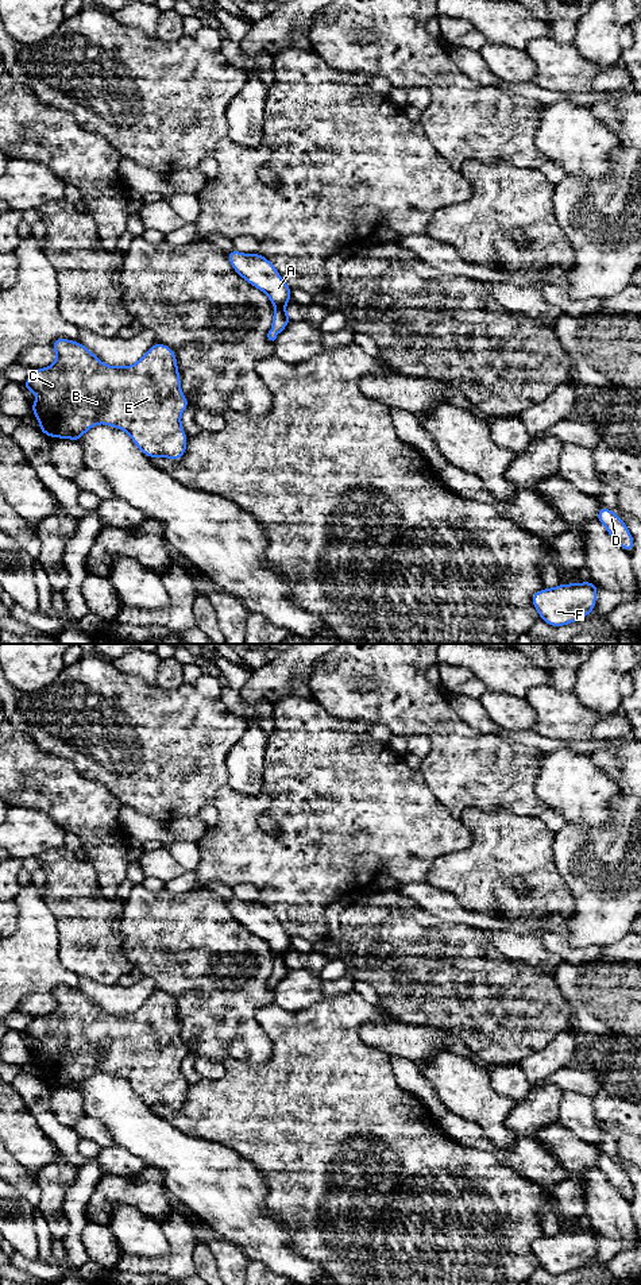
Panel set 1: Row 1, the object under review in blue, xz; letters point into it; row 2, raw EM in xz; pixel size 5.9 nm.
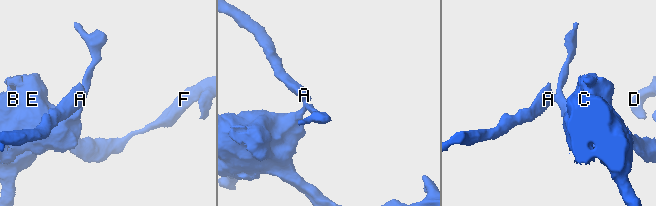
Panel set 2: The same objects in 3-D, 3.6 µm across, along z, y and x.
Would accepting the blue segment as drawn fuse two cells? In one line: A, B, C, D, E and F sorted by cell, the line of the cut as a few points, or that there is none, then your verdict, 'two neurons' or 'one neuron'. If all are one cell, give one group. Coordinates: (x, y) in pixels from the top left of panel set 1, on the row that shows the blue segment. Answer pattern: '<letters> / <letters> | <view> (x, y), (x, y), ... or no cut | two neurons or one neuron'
A / B C D E F | xz (275, 305), (282, 308) | two neurons

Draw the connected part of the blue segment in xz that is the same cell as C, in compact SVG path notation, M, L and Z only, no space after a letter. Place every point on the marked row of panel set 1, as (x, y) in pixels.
M58 337L51 347L57 355L55 362L34 370L23 383L27 393L38 394L38 400L31 404L31 412L38 418L40 424L38 429L42 433L80 443L81 436L96 424L105 424L127 432L134 444L150 459L162 456L175 462L184 458L189 437L184 433L181 414L190 402L181 391L177 358L169 346L155 341L135 364L117 367L103 363L80 341Z

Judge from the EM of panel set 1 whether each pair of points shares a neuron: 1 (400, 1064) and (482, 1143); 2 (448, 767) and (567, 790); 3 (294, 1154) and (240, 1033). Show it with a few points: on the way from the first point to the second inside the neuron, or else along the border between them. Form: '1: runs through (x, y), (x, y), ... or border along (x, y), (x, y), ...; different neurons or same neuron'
1: runs through (419, 1087), (433, 1106), (459, 1130); same neuron
2: border along (541, 752), (537, 760), (535, 794), (548, 807); different neurons
3: border along (273, 1042), (261, 1064), (223, 1062); different neurons

